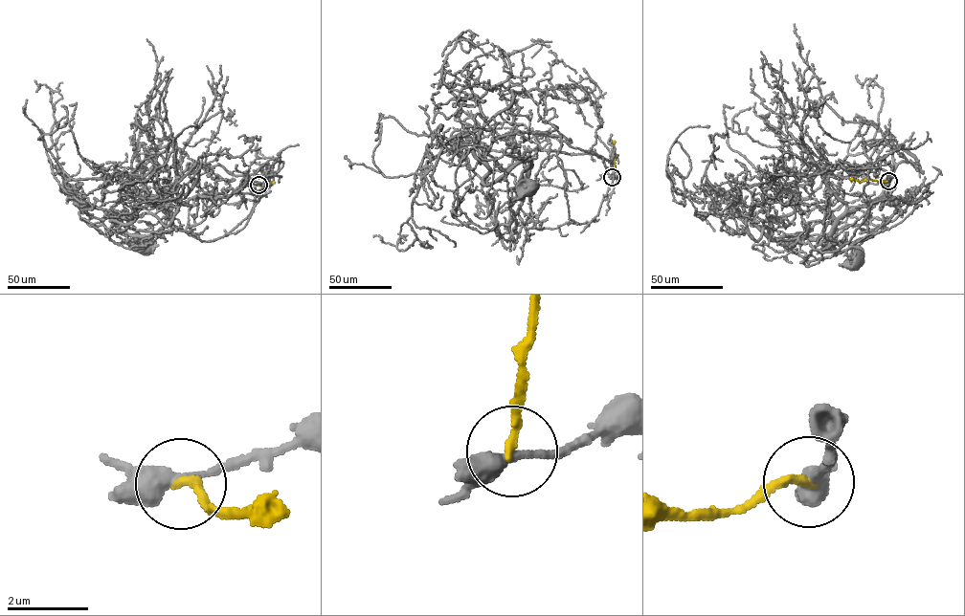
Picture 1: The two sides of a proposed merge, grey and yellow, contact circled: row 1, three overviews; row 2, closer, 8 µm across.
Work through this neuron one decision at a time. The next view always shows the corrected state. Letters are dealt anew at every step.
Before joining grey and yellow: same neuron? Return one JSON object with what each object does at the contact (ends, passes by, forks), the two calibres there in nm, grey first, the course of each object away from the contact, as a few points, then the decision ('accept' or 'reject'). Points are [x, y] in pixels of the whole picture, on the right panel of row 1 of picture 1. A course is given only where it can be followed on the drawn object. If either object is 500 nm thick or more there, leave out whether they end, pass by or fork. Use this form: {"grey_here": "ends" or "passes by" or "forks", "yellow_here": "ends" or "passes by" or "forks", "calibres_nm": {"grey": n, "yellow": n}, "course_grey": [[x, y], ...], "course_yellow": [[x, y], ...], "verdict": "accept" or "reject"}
{"grey_here": "passes by", "yellow_here": "ends", "calibres_nm": {"grey": 380, "yellow": 220}, "course_grey": [[888, 181], [880, 158], [855, 173], [823, 166], [846, 206], [830, 239], [837, 252], [858, 248], [857, 258]], "course_yellow": [[888, 181], [850, 179]], "verdict": "reject"}

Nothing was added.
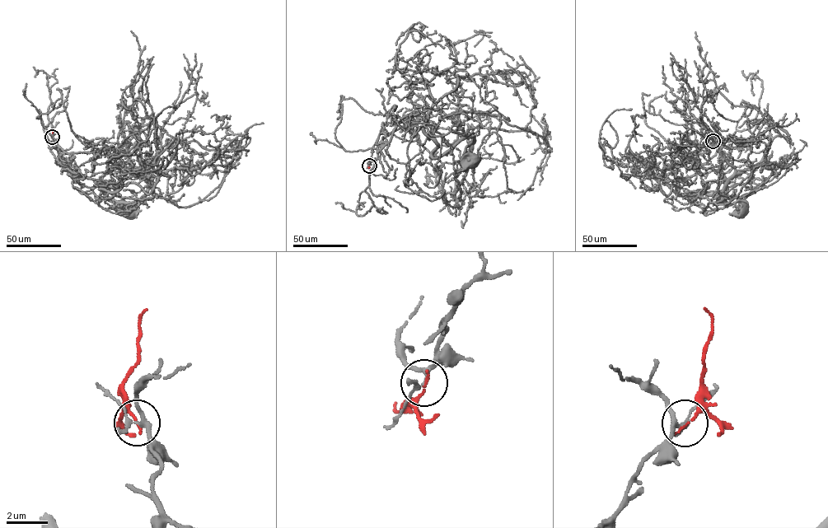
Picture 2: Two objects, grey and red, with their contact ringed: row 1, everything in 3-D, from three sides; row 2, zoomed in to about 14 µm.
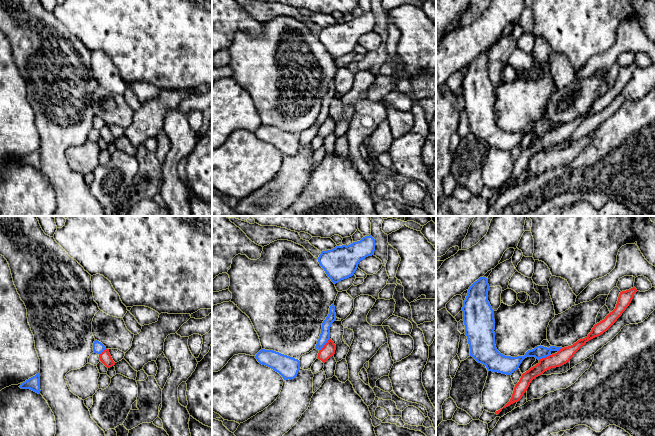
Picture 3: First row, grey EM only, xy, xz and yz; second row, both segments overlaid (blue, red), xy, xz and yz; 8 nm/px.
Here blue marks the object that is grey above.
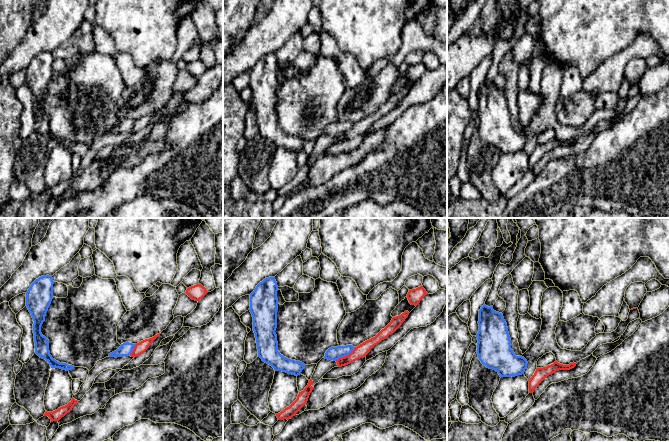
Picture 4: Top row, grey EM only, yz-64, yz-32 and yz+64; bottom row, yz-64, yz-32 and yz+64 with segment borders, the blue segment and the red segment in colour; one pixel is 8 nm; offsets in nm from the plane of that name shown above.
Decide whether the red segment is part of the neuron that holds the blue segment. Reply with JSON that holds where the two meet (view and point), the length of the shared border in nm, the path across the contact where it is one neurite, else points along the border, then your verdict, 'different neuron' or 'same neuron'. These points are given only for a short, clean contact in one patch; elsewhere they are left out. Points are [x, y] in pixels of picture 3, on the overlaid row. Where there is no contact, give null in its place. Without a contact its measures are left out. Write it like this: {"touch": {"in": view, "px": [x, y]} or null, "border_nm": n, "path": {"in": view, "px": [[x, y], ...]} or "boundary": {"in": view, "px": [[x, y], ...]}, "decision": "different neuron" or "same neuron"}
{"touch": {"in": "xz", "px": [324, 344]}, "border_nm": 140, "boundary": {"in": "xz", "px": [[329, 338], [319, 351]]}, "decision": "different neuron"}

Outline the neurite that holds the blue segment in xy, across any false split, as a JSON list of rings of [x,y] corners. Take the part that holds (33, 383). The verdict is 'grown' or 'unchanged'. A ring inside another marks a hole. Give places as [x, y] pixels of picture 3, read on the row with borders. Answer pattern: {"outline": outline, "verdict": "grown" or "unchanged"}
{"outline": [[[40,372],[35,376],[29,378],[19,386],[21,389],[30,389],[40,394]]], "verdict": "unchanged"}

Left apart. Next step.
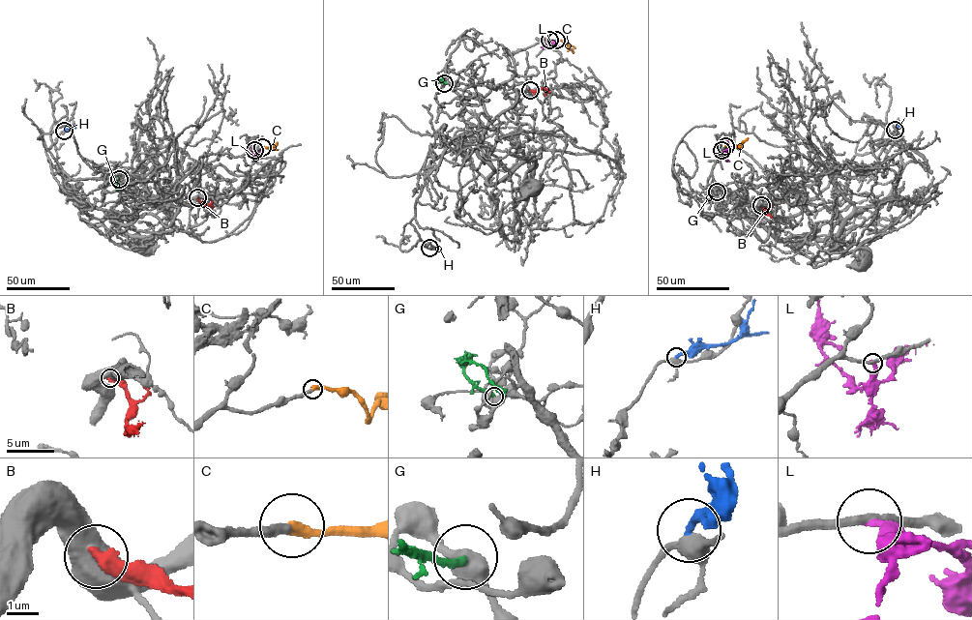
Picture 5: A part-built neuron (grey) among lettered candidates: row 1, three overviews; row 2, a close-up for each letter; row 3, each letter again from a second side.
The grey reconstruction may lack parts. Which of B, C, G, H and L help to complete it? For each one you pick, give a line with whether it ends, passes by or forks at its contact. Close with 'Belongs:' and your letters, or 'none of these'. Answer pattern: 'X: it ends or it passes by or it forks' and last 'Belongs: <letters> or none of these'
C: it ends
Belongs: C

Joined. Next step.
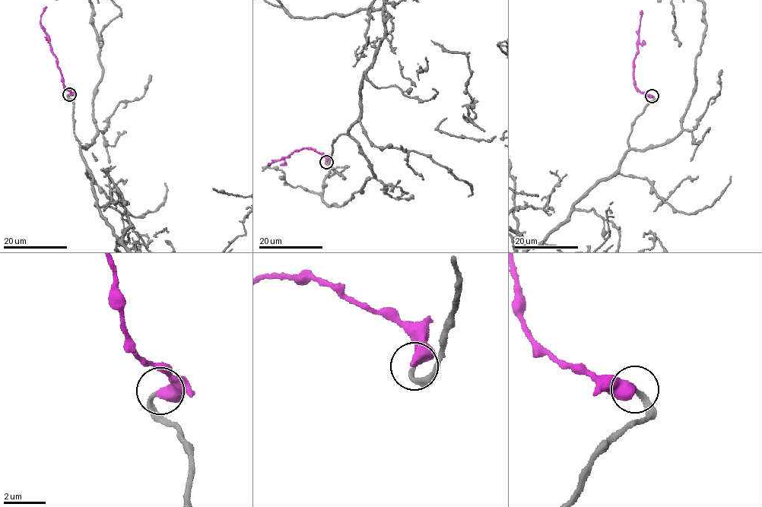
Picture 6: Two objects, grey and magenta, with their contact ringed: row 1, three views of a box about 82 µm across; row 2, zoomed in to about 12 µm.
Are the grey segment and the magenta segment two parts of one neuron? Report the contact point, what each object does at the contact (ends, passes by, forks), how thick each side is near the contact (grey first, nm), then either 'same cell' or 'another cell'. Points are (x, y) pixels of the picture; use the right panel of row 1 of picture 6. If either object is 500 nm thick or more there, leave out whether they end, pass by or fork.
place (652, 96); calibres 200 and 550 nm; same cell

